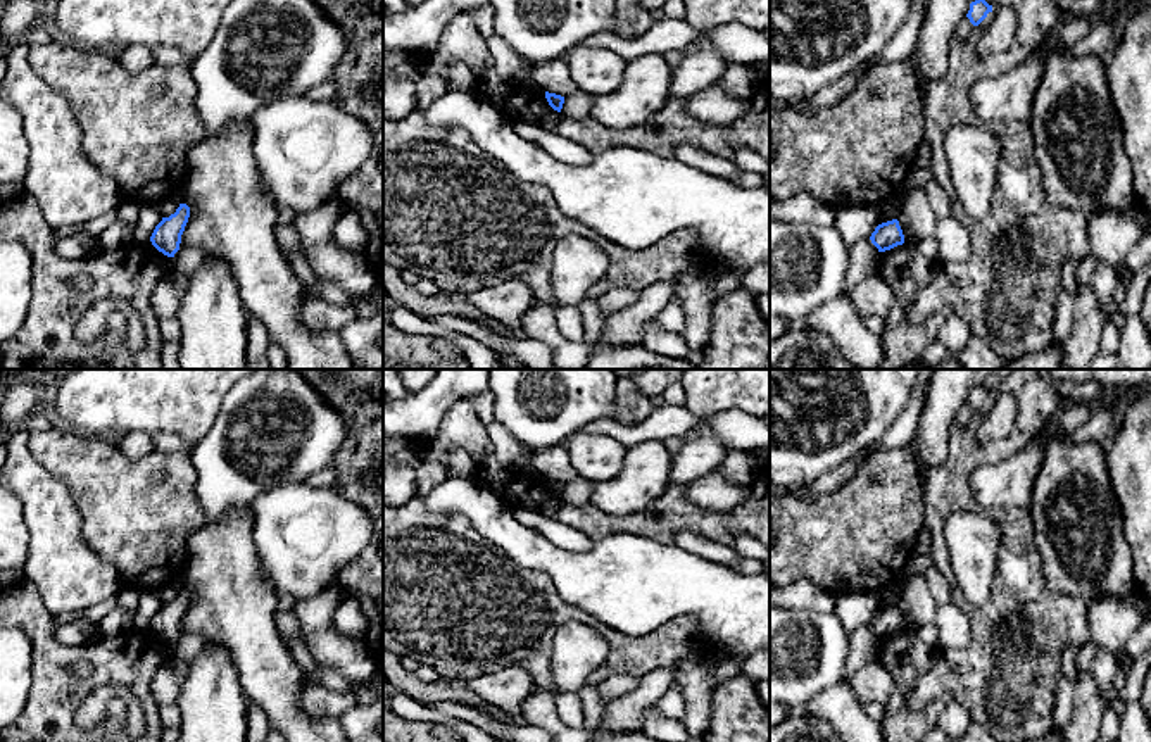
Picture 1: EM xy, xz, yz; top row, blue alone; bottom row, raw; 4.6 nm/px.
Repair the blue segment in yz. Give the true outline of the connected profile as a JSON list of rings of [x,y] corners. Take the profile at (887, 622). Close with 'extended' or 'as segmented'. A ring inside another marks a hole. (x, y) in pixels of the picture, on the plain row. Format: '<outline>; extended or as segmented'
[[[897,606],[882,609],[875,614],[870,623],[871,630],[878,635],[878,638],[890,637],[897,632],[904,630],[904,621]]]; as segmented

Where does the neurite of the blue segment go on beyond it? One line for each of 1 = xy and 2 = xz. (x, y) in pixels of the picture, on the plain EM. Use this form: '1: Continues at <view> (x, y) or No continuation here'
1: No continuation here
2: No continuation here

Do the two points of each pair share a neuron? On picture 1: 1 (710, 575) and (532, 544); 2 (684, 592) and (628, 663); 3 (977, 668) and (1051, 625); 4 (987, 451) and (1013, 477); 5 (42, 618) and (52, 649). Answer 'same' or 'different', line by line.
1: same
2: different
3: same
4: different
5: same

